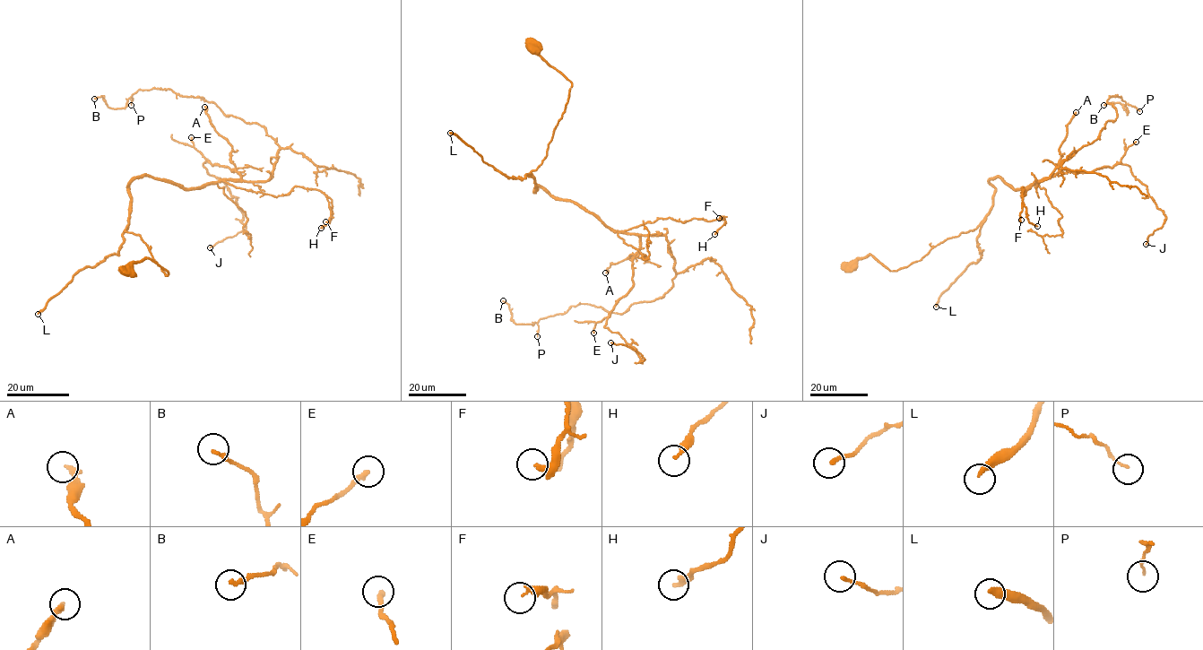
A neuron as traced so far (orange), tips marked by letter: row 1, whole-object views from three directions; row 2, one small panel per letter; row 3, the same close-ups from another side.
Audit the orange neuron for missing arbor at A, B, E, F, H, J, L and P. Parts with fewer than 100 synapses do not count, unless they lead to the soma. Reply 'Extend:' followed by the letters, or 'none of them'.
Extend: L

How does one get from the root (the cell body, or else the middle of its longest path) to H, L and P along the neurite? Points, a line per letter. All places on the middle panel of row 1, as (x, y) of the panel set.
H: (535, 46), (571, 82), (531, 171), (535, 192), (575, 202), (616, 230), (724, 219), (714, 234)
L: (535, 46), (571, 87), (547, 156), (531, 171), (534, 178), (530, 174), (523, 178), (506, 177), (450, 133)
P: (535, 46), (571, 82), (535, 192), (663, 235), (675, 272), (660, 298), (571, 306), (537, 336)

